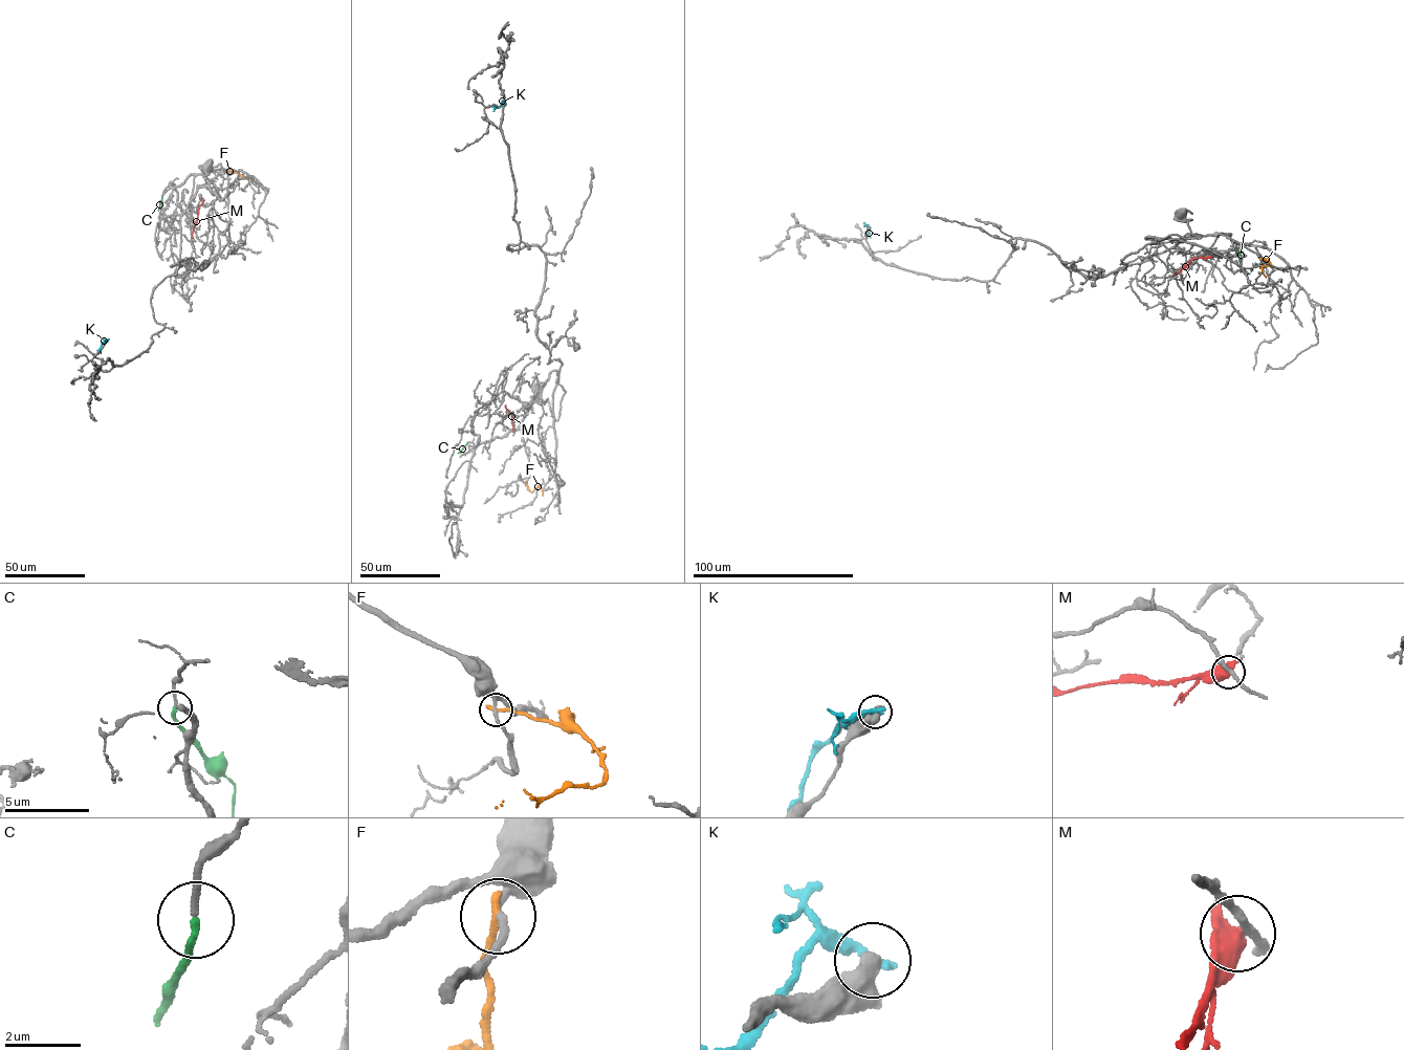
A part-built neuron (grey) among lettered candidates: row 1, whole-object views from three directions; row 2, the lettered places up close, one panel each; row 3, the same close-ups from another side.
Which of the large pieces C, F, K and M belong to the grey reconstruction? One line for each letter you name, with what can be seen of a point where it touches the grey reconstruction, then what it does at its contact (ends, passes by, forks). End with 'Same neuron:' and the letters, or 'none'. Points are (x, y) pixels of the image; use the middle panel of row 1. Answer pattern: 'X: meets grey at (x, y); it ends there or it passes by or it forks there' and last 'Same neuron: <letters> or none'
C: meets grey at (467, 442); it ends there
Same neuron: C

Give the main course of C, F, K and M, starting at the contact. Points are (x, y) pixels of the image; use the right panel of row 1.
C: (1235, 247), (1241, 262)
F: (1259, 258), (1270, 263), (1262, 267), (1266, 277)
K: (865, 224), (870, 226), (870, 237)
M: (1210, 257), (1193, 258), (1172, 276)

